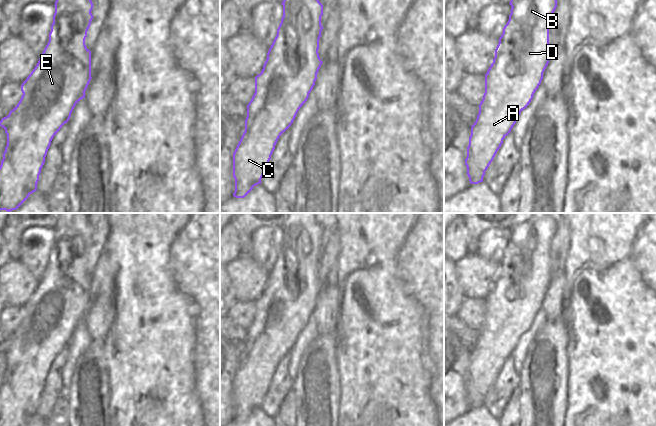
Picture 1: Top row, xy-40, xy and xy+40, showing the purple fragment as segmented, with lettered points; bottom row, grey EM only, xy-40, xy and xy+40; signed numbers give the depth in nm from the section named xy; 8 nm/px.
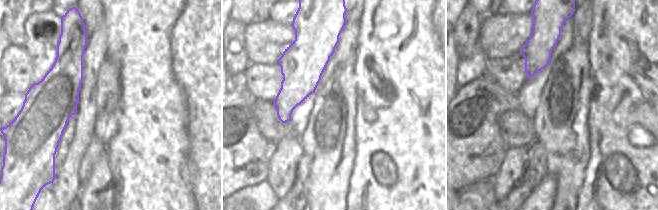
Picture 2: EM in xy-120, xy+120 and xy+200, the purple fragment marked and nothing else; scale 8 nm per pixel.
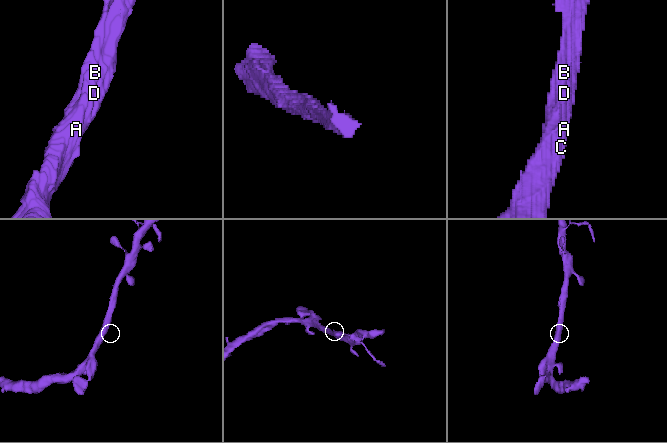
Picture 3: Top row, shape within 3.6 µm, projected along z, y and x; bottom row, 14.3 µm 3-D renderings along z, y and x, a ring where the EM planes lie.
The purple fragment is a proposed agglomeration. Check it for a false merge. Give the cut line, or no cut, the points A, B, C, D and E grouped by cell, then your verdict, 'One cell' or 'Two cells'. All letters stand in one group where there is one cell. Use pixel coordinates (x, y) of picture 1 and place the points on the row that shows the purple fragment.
No split. Groups: A B C D E. One cell.

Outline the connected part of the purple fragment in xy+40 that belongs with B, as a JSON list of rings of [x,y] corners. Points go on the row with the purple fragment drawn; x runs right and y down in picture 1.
[[[511,0],[509,20],[495,49],[493,63],[485,74],[485,93],[479,113],[471,126],[465,165],[471,184],[483,182],[485,171],[493,161],[503,139],[511,132],[520,113],[531,100],[543,79],[551,57],[549,25],[557,0]]]

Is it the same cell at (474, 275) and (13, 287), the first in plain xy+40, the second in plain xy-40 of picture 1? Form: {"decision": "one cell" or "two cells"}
{"decision": "one cell"}

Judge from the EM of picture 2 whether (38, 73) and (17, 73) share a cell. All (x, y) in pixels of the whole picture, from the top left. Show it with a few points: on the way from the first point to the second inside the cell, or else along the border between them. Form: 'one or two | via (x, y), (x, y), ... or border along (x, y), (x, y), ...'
two | border along (25, 51), (30, 58), (32, 66), (31, 84)

